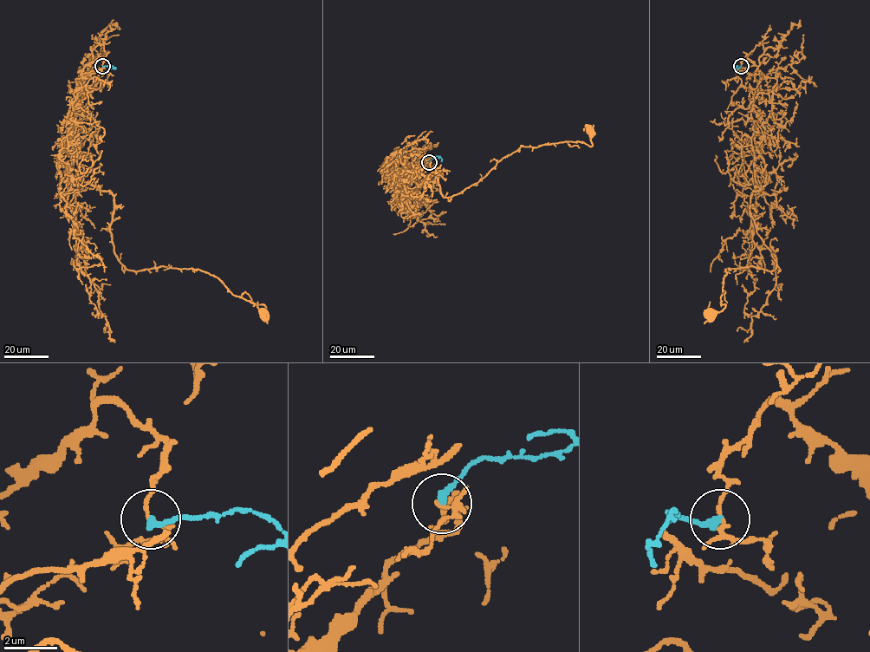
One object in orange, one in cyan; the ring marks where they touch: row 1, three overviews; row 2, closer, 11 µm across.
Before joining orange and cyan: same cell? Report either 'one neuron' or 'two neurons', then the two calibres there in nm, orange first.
two neurons | 100/300 nm

